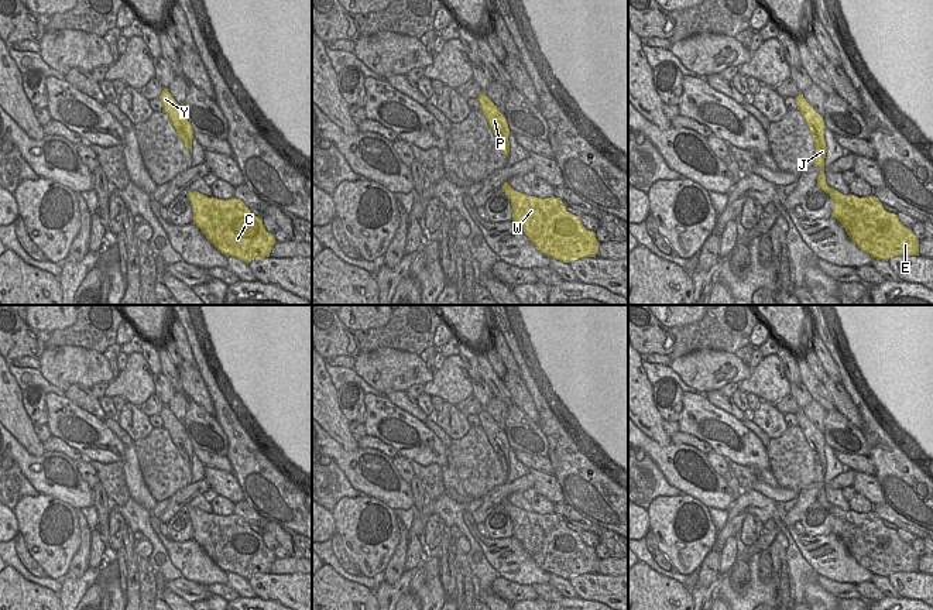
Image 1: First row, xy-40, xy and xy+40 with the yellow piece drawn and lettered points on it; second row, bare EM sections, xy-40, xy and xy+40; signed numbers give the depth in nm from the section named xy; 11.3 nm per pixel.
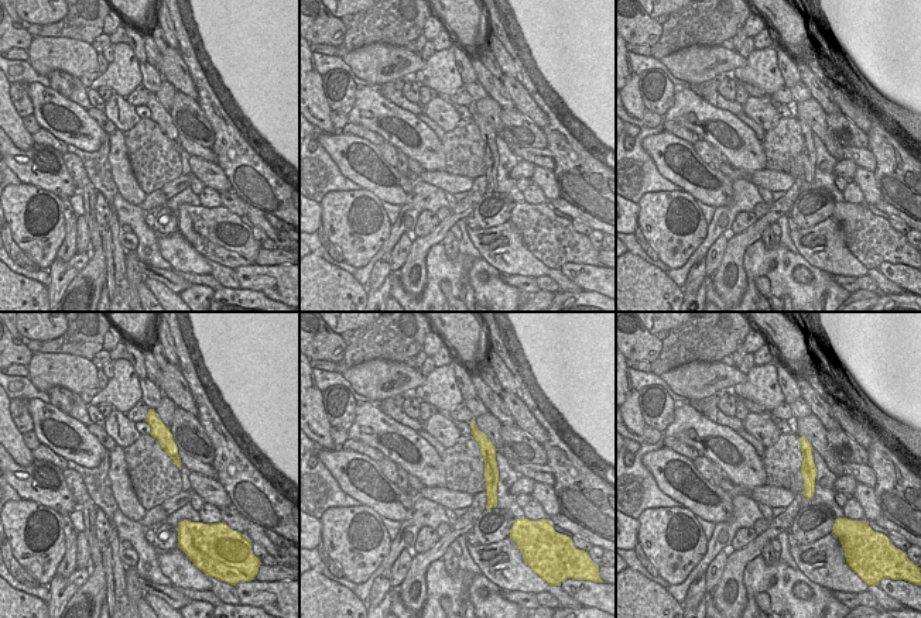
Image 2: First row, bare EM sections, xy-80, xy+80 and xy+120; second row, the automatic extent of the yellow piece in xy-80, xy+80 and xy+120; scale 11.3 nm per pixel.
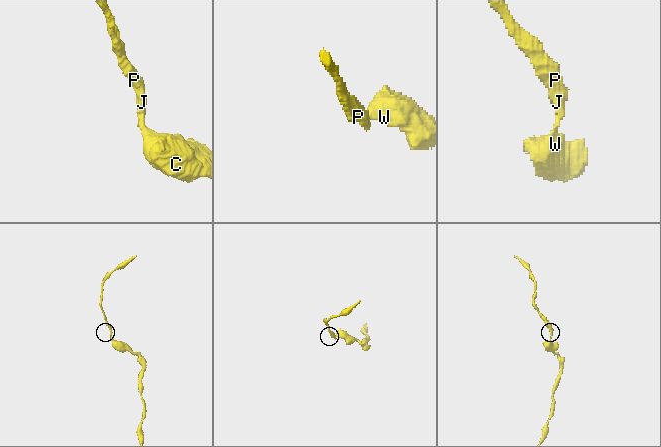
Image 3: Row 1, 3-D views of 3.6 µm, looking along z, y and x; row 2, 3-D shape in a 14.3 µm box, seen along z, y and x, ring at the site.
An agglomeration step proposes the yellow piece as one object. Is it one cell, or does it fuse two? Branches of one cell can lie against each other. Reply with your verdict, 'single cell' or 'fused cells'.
single cell

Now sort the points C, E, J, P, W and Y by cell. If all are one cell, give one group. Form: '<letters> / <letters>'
C E J P W Y

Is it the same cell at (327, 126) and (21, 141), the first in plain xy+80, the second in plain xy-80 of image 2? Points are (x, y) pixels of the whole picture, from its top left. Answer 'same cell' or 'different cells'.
same cell

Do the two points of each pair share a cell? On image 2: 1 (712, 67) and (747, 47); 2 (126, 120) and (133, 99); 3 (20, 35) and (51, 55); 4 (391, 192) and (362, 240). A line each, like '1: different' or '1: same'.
1: different
2: different
3: different
4: different

